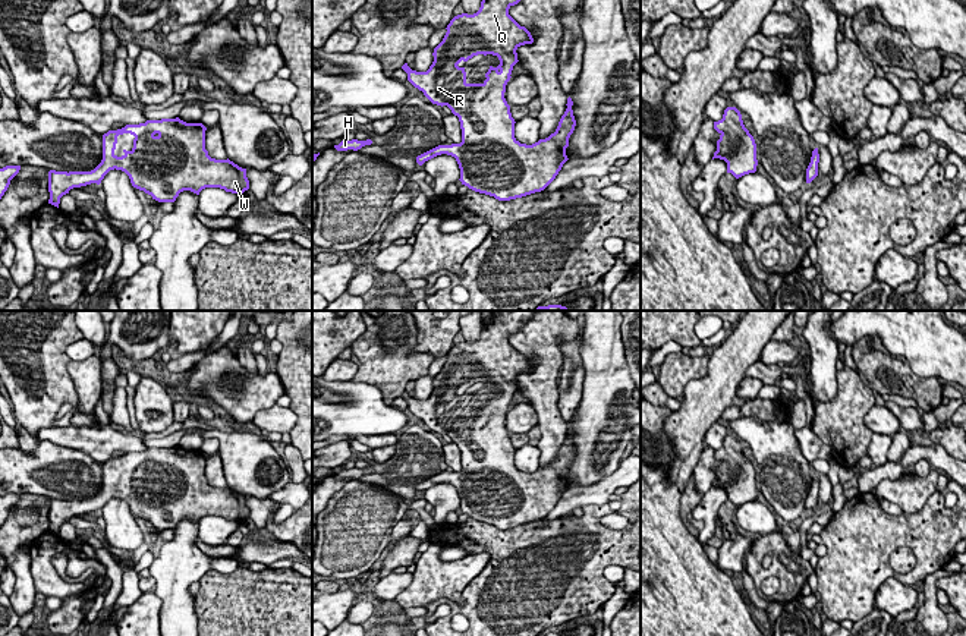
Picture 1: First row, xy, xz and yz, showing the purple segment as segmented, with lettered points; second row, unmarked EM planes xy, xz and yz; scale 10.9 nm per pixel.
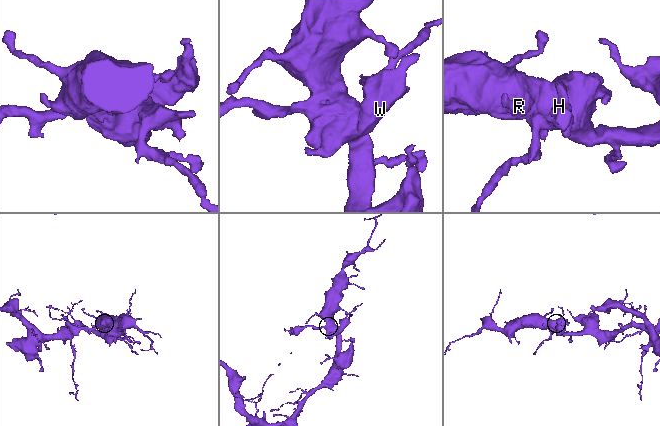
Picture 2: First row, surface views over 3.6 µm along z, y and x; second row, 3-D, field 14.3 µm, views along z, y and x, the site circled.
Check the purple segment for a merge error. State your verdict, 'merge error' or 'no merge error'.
no merge error

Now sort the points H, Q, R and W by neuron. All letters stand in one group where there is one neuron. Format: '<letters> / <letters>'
H Q R W

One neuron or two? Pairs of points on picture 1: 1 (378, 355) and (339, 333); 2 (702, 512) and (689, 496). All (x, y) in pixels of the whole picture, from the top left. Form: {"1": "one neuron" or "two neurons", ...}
{"1": "two neurons", "2": "two neurons"}

